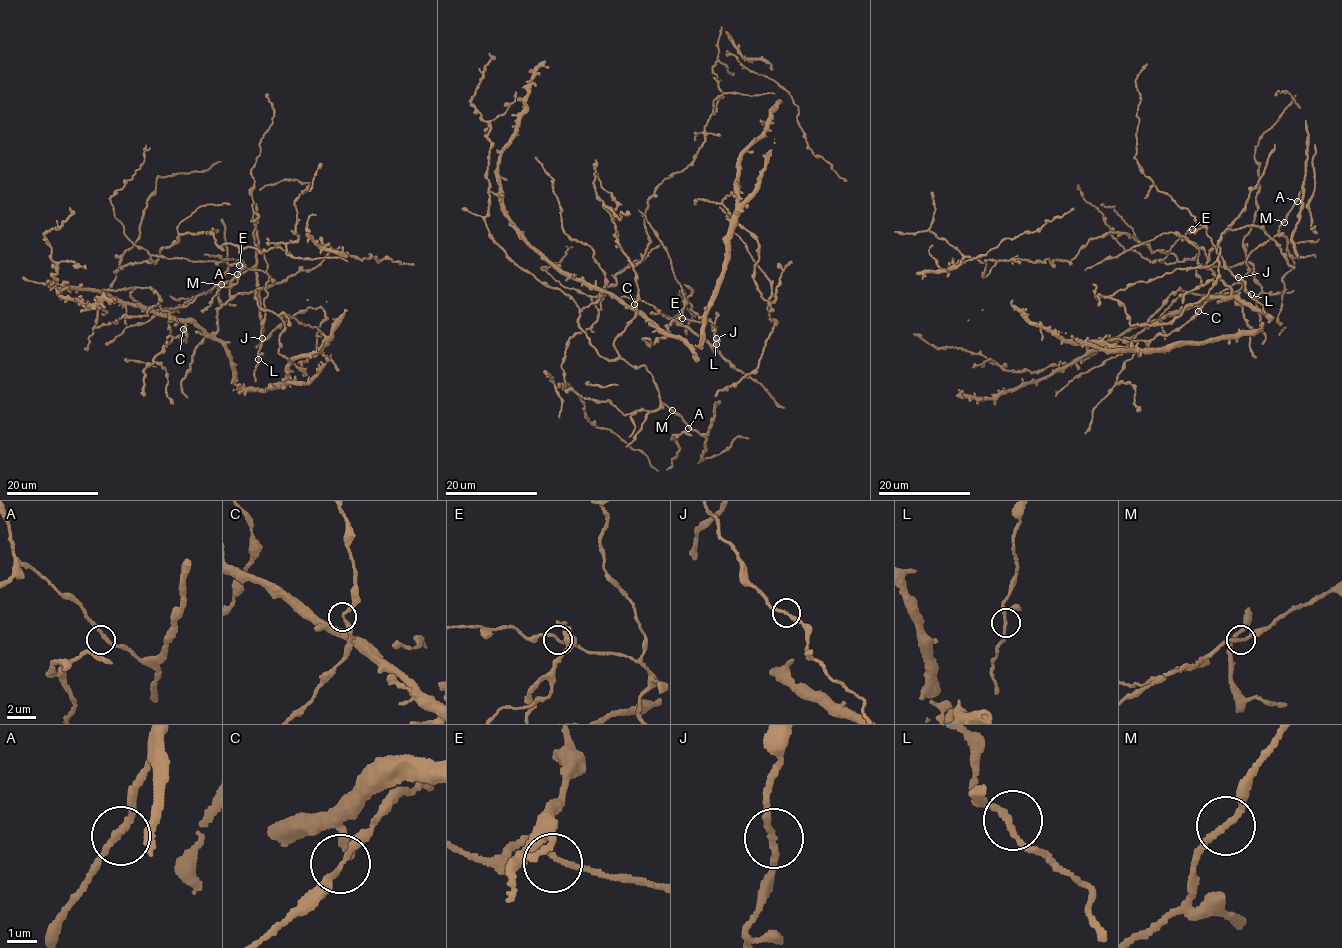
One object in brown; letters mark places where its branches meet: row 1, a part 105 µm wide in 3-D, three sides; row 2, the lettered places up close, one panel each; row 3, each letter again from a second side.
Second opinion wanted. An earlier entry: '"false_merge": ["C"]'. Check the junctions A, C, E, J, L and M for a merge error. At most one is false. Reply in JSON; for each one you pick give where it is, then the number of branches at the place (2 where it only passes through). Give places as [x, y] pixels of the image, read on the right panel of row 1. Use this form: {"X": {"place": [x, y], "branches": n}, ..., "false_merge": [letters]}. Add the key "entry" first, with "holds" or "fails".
{"entry": "fails", "false_merge": []}

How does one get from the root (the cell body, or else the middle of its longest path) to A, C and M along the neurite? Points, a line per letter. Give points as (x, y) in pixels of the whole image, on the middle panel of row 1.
A: (669, 325), (670, 336), (638, 312), (614, 344), (631, 365), (646, 367), (663, 403), (679, 413), (688, 428)
C: (669, 325), (670, 336), (637, 313), (634, 304)
M: (669, 325), (670, 336), (638, 312), (614, 344), (619, 355), (631, 365), (646, 367), (659, 397), (672, 410)

